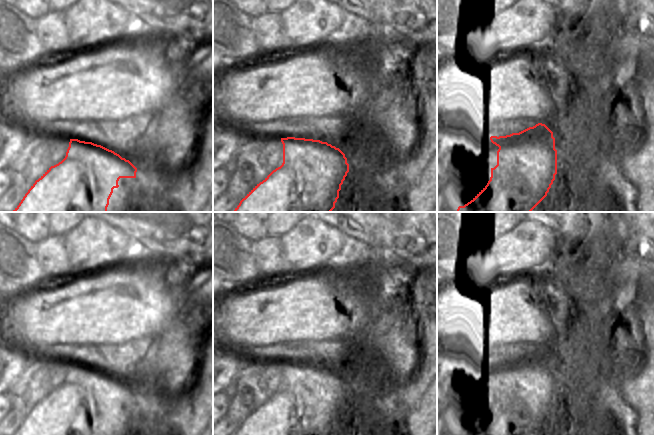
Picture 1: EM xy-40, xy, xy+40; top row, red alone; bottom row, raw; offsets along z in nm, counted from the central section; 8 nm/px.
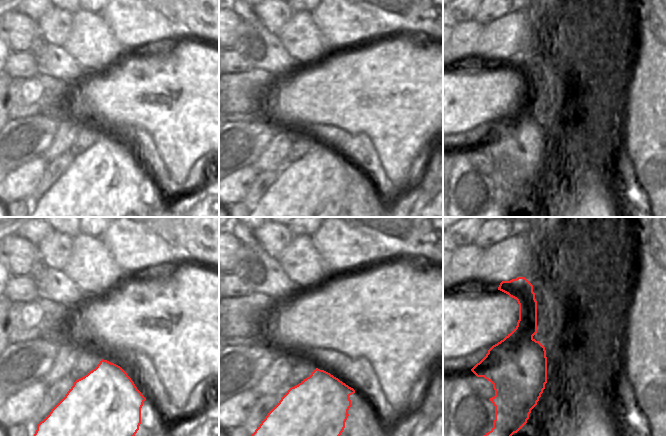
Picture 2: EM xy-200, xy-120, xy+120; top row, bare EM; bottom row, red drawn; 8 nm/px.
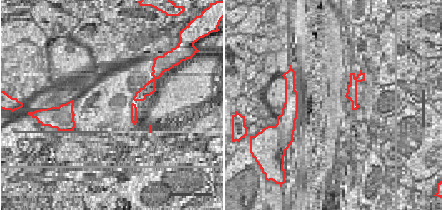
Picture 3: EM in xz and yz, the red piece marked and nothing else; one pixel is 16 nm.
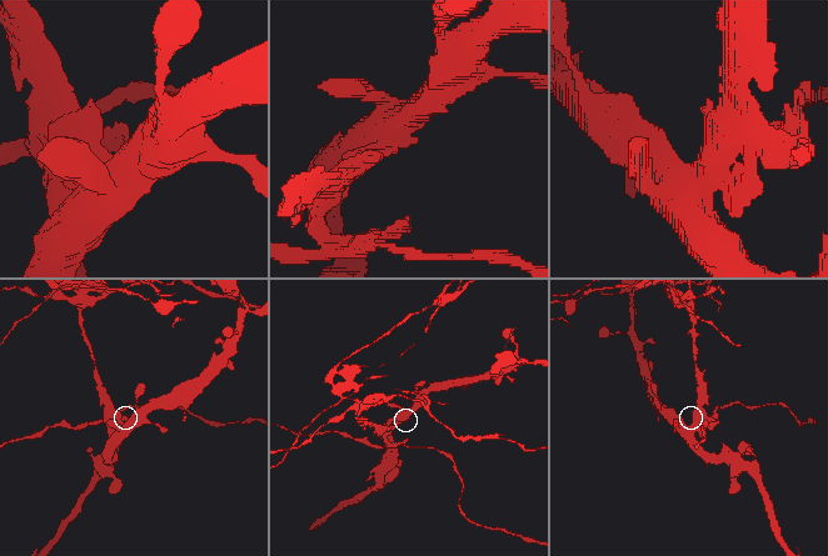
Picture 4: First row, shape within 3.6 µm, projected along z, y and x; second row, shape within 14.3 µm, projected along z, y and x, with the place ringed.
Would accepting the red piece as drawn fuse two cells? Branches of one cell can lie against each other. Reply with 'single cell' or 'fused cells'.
fused cells

